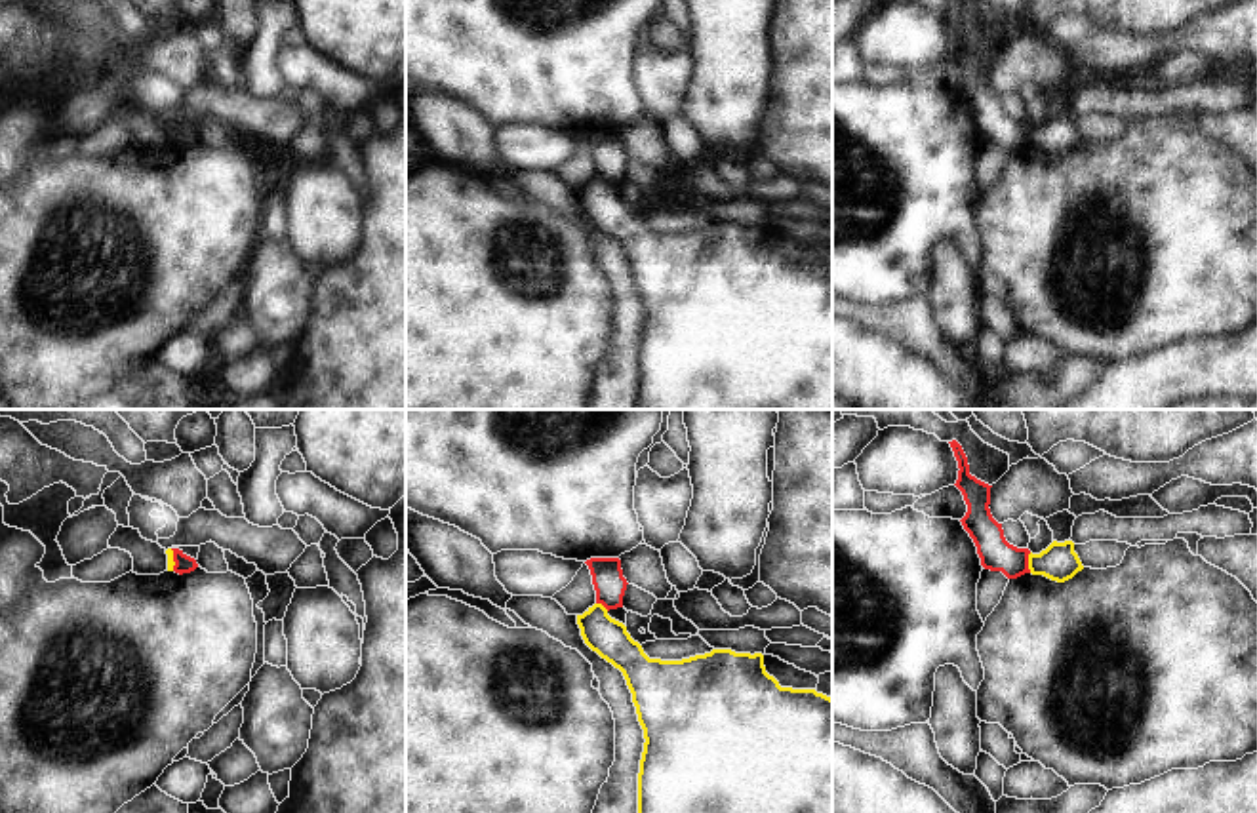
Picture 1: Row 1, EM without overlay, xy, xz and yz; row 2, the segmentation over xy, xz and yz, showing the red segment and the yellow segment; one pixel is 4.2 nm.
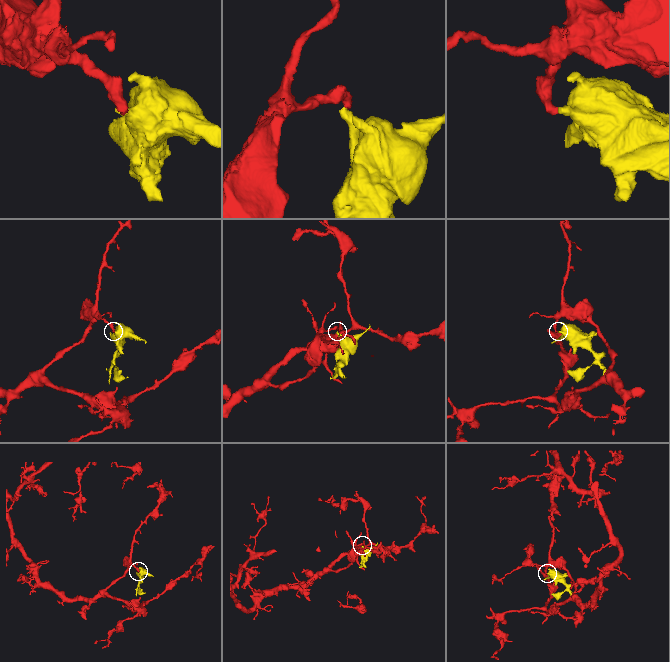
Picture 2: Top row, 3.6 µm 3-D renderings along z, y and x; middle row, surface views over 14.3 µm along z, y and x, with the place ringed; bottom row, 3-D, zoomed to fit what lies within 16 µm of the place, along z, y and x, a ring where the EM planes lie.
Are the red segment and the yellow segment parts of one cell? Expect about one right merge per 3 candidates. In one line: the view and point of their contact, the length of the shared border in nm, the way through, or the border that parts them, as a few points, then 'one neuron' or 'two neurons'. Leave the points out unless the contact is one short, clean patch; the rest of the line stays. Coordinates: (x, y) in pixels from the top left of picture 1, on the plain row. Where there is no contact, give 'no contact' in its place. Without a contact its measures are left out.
contact yz (1027, 136); length 90 nm; border yz (1031, 126), (1029, 145); two neurons

